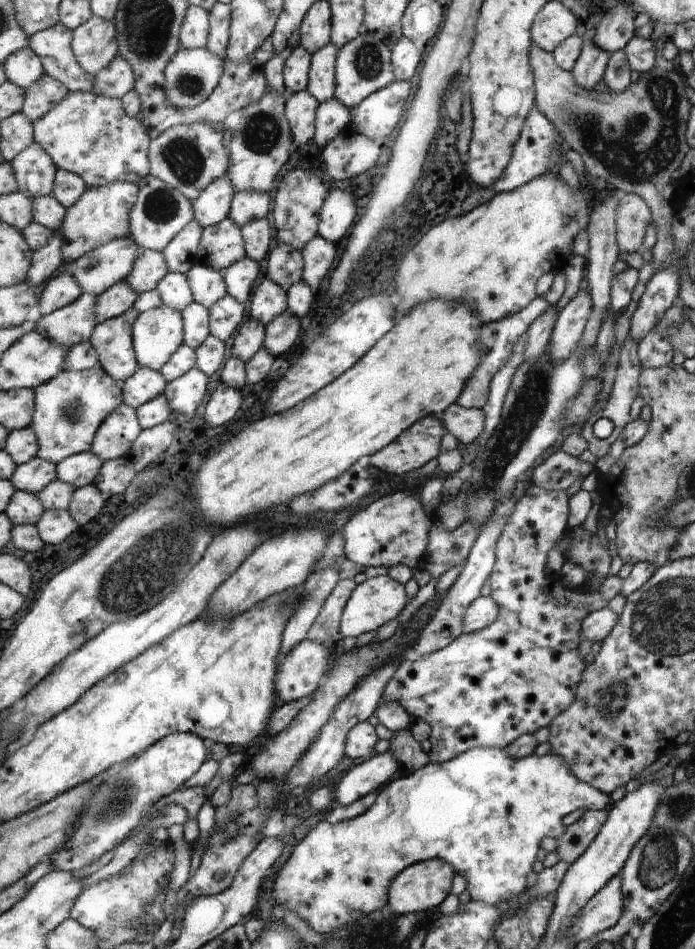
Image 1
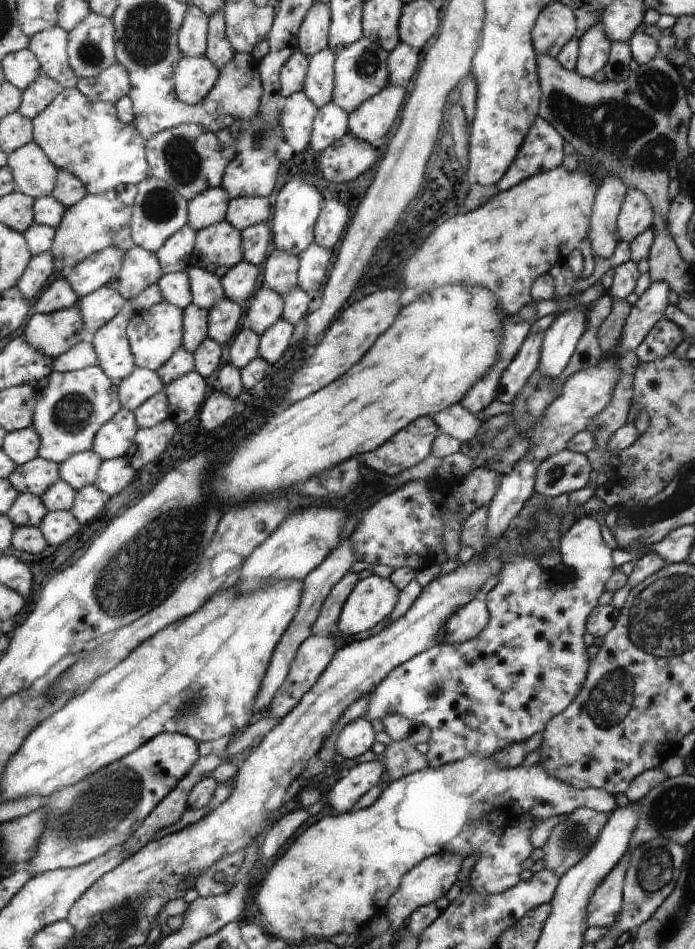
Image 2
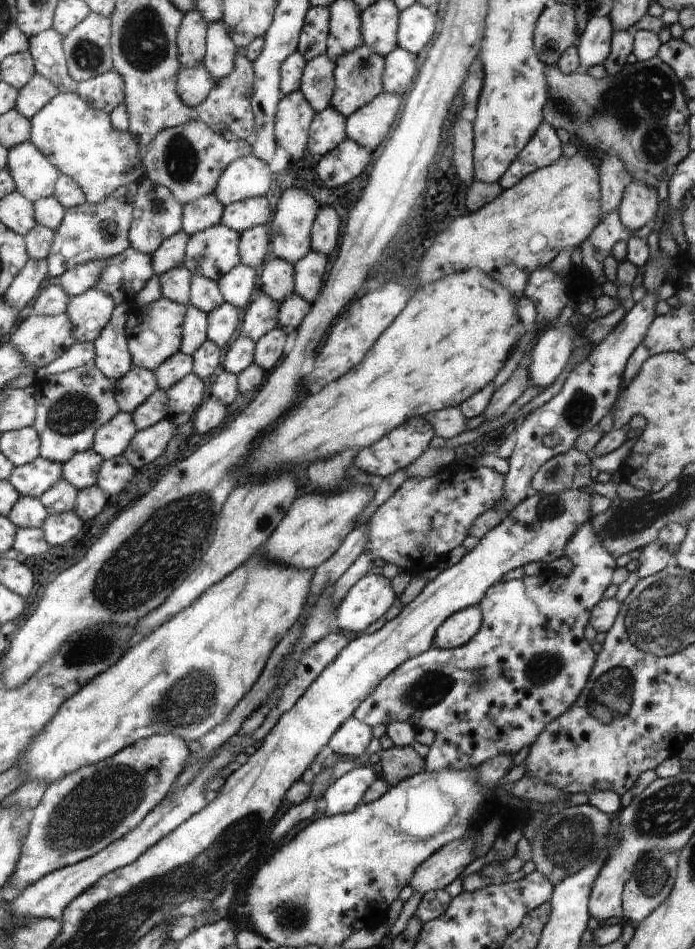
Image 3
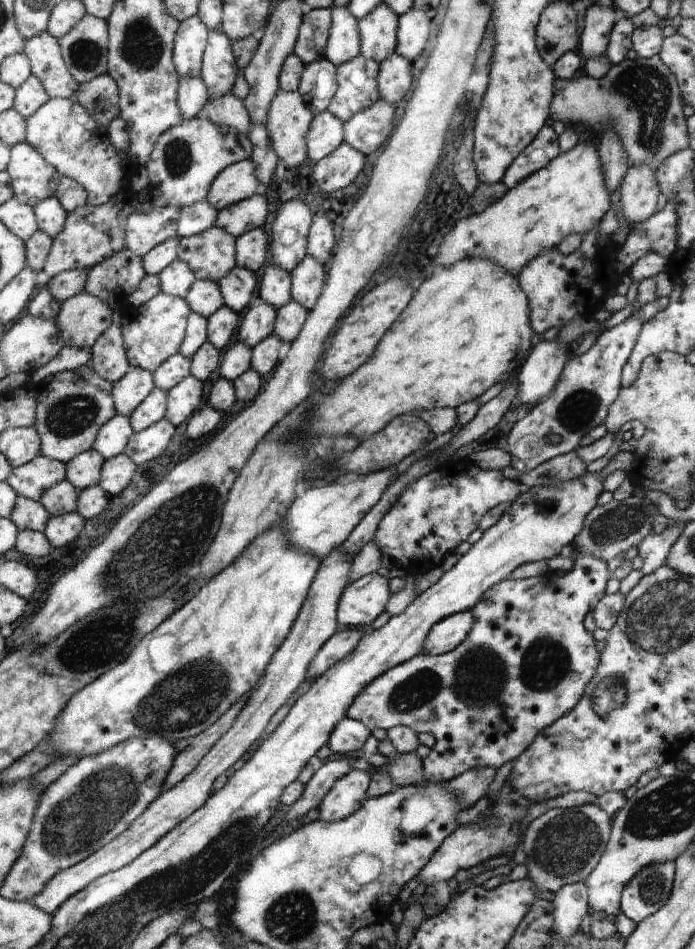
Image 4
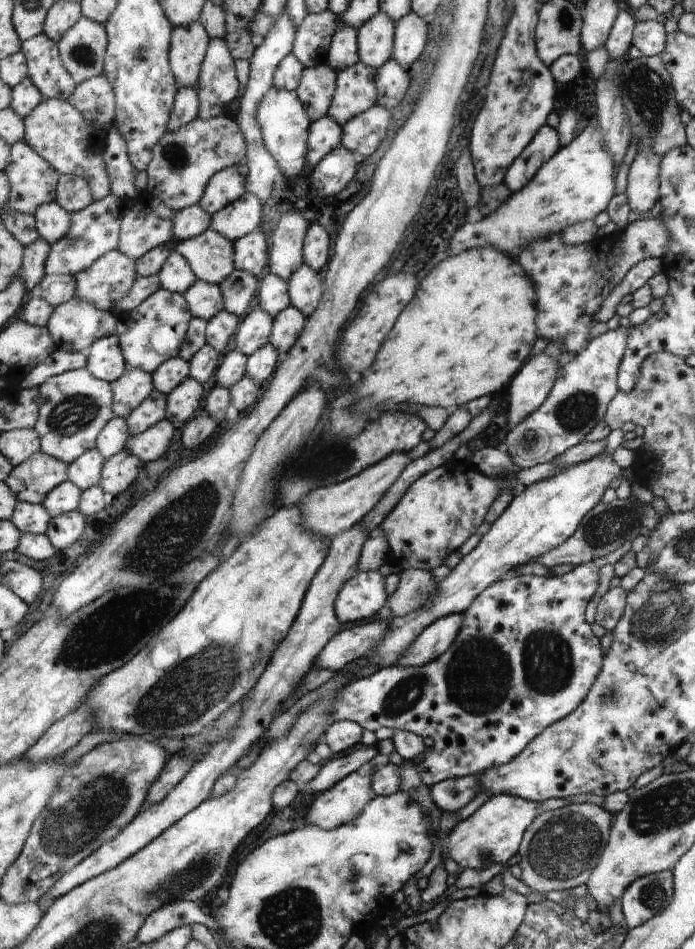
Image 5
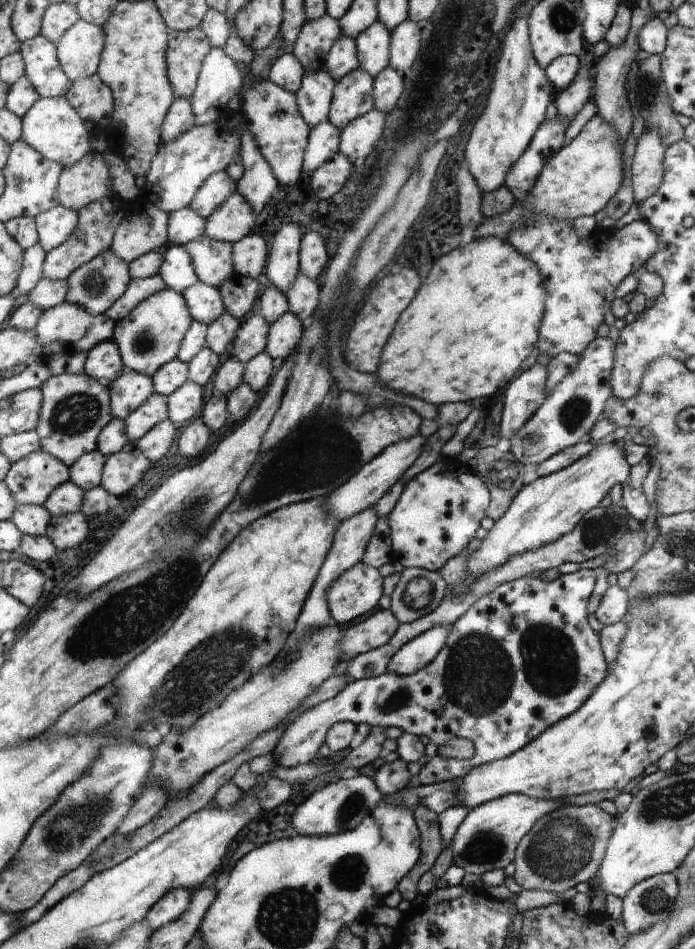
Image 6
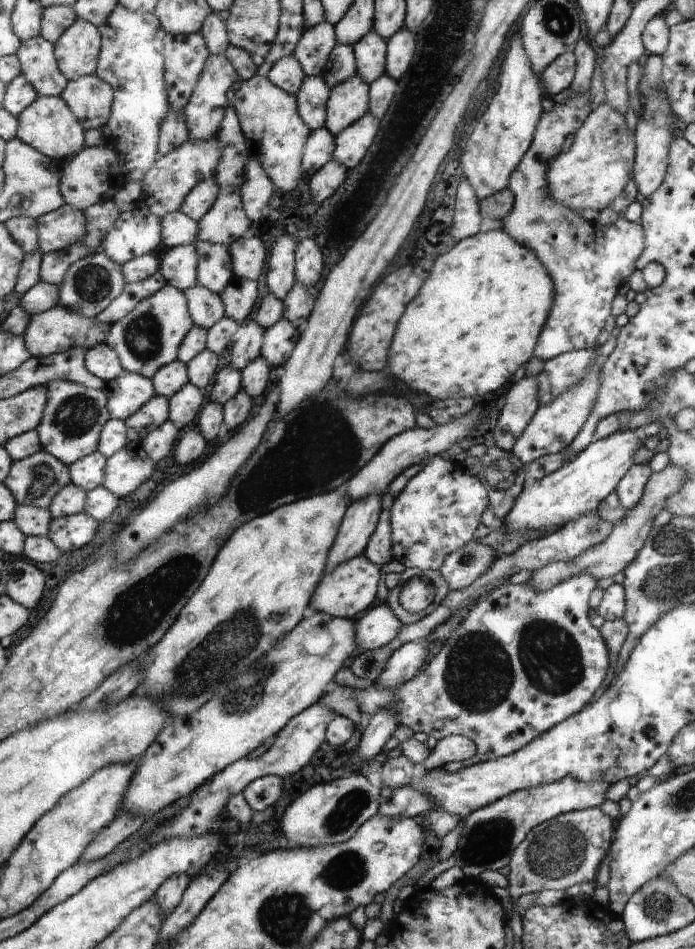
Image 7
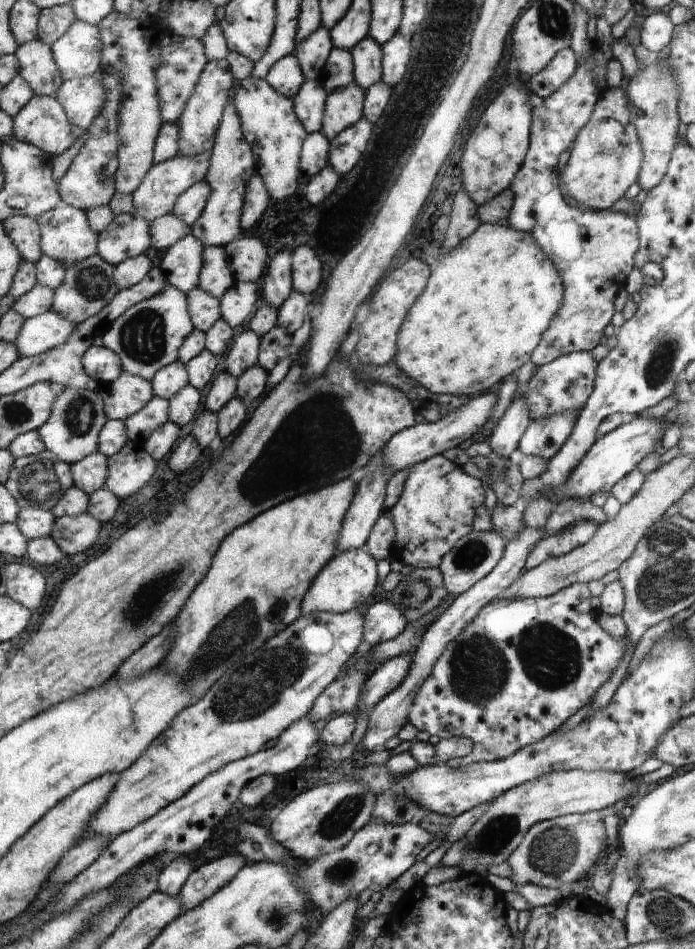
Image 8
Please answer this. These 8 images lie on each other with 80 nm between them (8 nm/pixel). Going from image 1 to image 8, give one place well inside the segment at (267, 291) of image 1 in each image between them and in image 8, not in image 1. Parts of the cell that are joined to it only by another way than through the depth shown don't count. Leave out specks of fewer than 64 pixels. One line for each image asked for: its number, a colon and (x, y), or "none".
2: (267, 307)
3: (261, 316)
4: (259, 321)
5: (256, 328)
6: (252, 336)
7: (248, 339)
8: (243, 355)

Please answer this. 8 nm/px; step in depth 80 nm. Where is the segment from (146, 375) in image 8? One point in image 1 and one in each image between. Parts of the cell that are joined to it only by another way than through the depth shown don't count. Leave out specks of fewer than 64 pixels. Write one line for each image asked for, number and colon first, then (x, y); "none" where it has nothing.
1: (157, 335)
2: (155, 335)
3: (154, 332)
4: (153, 332)
5: (151, 334)
6: (149, 338)
7: (147, 339)

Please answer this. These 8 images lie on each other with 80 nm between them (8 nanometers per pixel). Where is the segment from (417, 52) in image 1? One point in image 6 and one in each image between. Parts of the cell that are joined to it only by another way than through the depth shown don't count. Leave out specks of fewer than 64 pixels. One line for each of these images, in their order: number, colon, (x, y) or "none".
2: (404, 62)
3: (400, 66)
4: (395, 78)
5: (392, 81)
6: (389, 85)

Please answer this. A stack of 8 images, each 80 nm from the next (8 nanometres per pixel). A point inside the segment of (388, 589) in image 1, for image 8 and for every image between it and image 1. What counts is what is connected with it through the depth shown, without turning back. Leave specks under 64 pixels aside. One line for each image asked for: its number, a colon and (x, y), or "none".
2: (373, 598)
3: (370, 598)
4: (364, 600)
5: (361, 597)
6: (356, 593)
7: (350, 589)
8: (347, 581)

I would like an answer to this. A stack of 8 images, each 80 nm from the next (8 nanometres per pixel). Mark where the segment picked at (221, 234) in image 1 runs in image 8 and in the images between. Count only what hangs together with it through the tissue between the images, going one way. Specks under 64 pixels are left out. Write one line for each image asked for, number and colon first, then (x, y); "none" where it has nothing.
2: (219, 247)
3: (212, 253)
4: (211, 254)
5: (211, 255)
6: (213, 259)
7: (215, 272)
8: (217, 278)

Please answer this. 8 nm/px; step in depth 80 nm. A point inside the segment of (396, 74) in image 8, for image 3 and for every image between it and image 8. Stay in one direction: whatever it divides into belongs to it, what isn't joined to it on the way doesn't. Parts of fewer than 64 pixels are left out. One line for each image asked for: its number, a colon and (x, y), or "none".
3: (416, 26)
4: (413, 28)
5: (411, 32)
6: (405, 40)
7: (400, 48)

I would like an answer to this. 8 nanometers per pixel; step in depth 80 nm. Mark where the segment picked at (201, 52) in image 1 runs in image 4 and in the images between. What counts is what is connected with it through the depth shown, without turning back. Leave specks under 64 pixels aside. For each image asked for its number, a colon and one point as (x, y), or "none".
2: (193, 78)
3: (194, 85)
4: (193, 95)

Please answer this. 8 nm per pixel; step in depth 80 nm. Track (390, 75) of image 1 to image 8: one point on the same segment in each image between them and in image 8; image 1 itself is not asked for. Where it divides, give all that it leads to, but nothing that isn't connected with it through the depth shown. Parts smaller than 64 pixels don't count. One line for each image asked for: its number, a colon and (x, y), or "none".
2: (362, 69)
3: (359, 75)
4: (357, 85)
5: (356, 92)
6: (353, 97)
7: (348, 103)
8: (344, 108)

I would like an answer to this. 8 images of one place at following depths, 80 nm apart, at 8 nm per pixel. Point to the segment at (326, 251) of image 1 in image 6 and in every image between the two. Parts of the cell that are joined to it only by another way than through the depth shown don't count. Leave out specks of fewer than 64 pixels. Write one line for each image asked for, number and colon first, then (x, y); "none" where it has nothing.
2: (314, 262)
3: (309, 272)
4: (307, 280)
5: (305, 288)
6: (303, 298)

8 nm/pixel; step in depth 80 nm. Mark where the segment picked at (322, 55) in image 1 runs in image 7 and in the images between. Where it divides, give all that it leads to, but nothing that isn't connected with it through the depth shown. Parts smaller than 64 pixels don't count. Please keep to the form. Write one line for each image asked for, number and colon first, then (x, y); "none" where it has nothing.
2: (319, 85)
3: (318, 84)
4: (318, 85)
5: (318, 85)
6: (315, 96)
7: (312, 99)

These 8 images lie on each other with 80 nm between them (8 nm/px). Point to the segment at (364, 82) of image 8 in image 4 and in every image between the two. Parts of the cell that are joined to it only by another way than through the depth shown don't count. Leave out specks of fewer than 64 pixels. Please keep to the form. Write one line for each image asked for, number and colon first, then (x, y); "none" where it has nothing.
4: (378, 31)
5: (375, 38)
6: (373, 50)
7: (370, 51)

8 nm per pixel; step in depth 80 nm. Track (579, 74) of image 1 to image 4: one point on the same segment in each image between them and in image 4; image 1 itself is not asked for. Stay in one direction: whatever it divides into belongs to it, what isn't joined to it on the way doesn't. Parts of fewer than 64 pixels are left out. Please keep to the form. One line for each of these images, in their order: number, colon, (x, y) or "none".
2: (595, 47)
3: (594, 47)
4: (599, 20)

